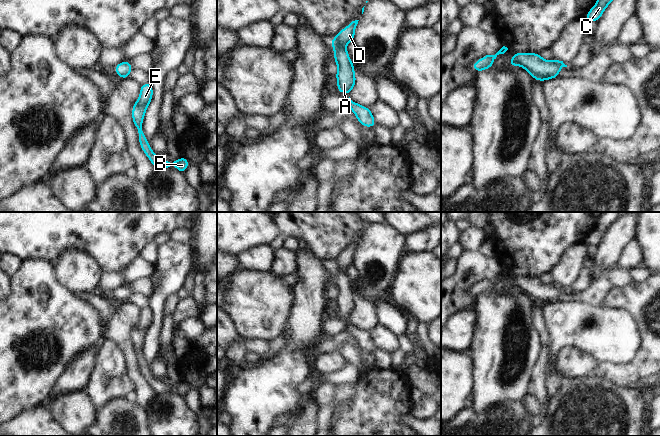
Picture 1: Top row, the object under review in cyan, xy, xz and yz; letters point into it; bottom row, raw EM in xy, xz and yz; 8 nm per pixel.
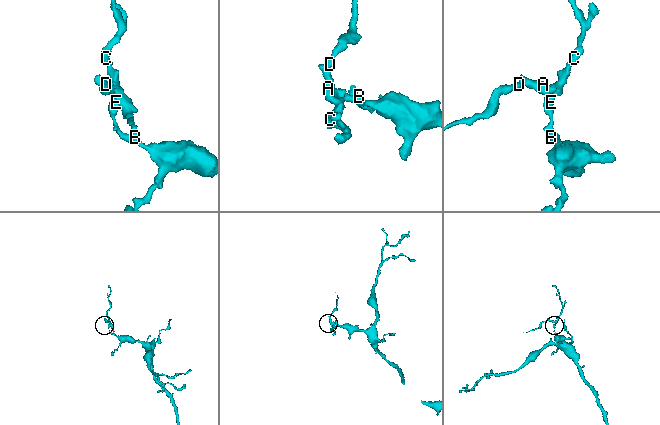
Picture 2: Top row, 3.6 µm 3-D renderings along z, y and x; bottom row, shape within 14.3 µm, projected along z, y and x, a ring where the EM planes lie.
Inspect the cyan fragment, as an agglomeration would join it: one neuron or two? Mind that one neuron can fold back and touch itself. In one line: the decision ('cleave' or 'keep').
cleave

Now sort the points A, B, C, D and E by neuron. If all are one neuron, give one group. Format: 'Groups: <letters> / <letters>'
Groups: A D / B C E

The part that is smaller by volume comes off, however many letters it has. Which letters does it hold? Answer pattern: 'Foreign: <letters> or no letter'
Foreign: A, D

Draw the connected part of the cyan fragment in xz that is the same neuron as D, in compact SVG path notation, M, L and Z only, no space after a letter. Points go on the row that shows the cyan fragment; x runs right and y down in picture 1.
M359 20L352 21L348 26L332 39L330 43L334 49L334 61L338 66L336 72L336 80L338 83L337 92L349 93L356 84L356 75L354 73L355 66L352 63L346 46L350 41L355 39L355 30Z

